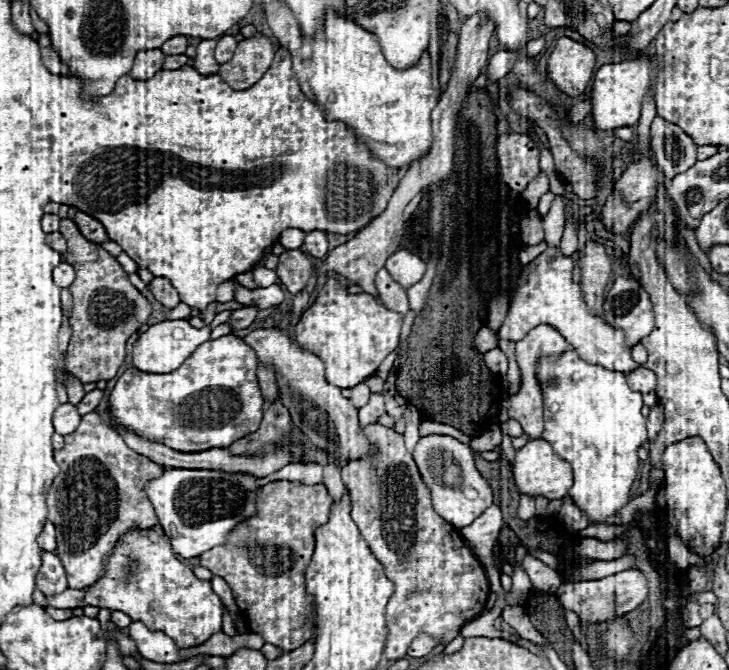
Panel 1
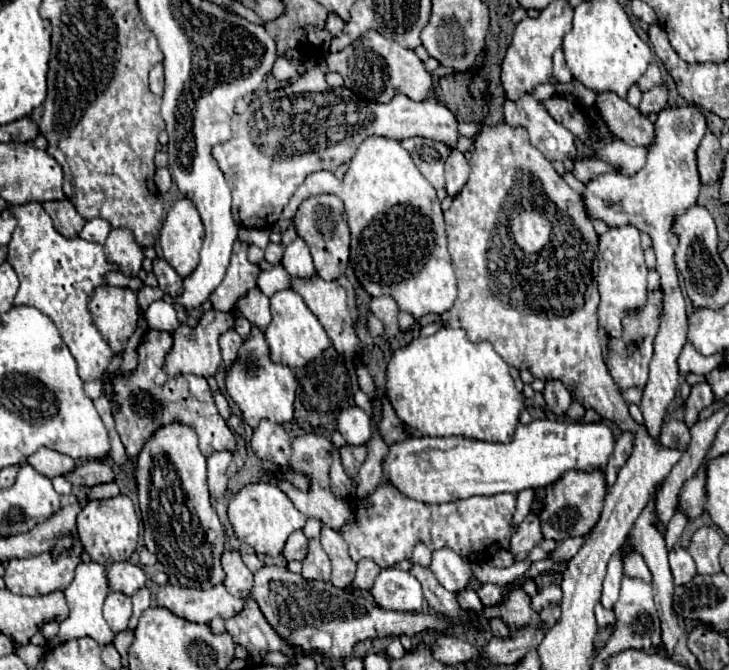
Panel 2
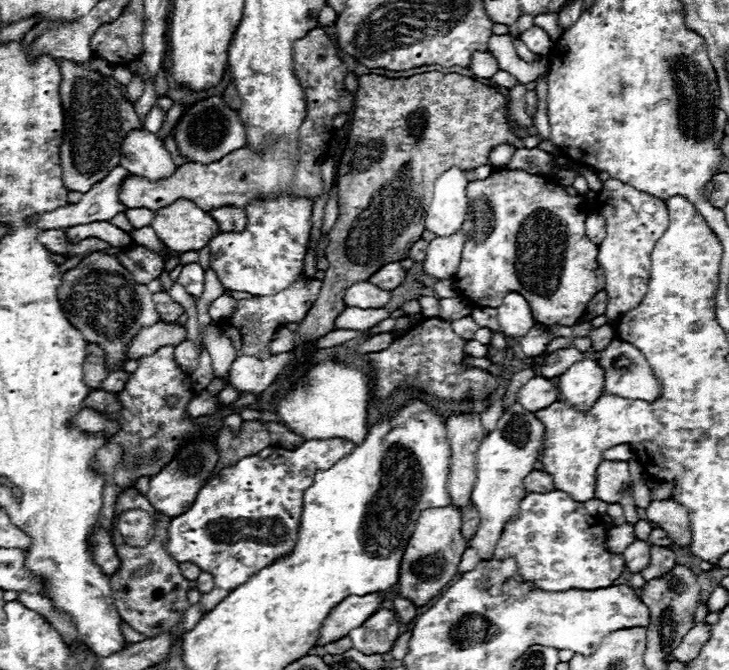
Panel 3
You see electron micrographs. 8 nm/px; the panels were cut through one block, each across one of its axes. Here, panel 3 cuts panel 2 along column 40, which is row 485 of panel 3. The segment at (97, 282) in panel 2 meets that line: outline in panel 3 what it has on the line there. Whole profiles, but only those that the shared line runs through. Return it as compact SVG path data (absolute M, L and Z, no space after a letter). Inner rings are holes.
M328 438L328 440L310 440L304 442L296 450L284 450L280 446L264 448L256 456L242 458L236 466L224 468L214 480L210 480L196 496L192 508L182 516L172 518L168 526L168 554L178 562L192 562L202 572L210 572L214 576L214 590L200 598L202 608L206 612L214 610L232 590L244 584L250 576L270 566L282 556L288 556L298 540L298 528L304 506L304 492L314 484L314 474L318 470L332 468L338 460L348 456L354 450L354 442L344 438Z

